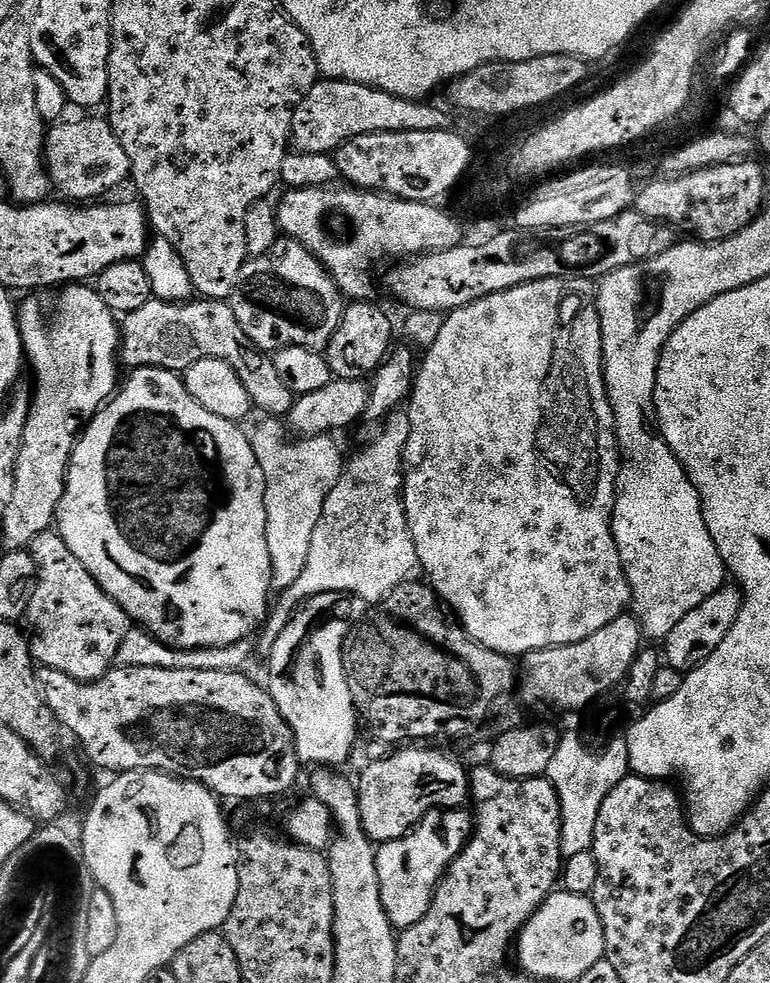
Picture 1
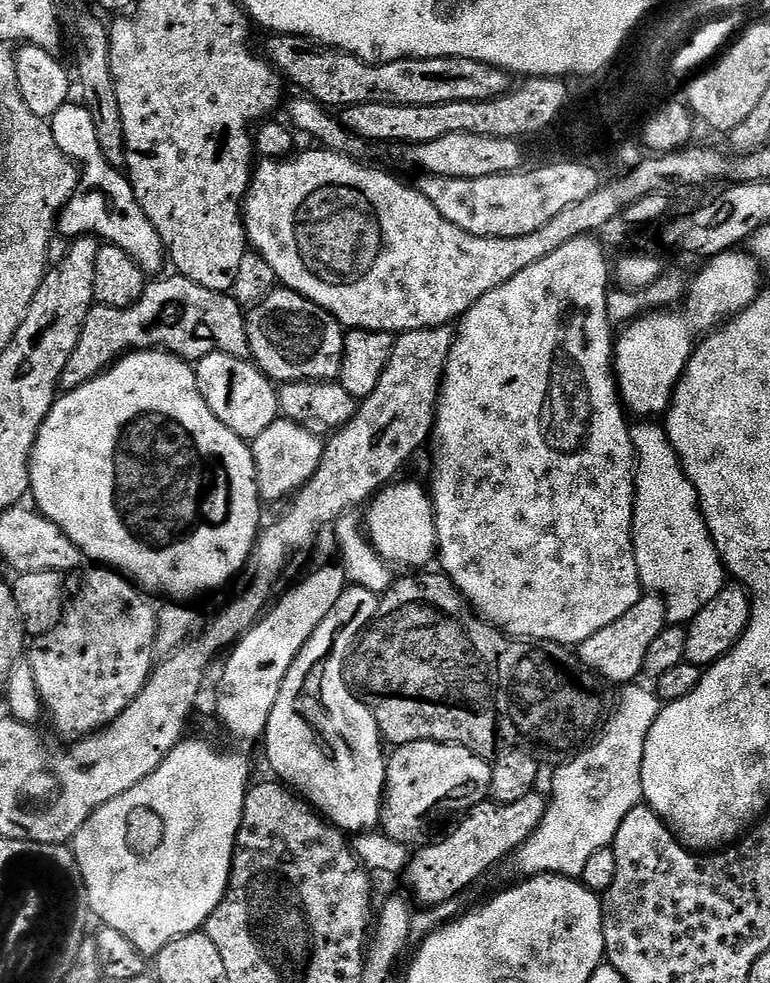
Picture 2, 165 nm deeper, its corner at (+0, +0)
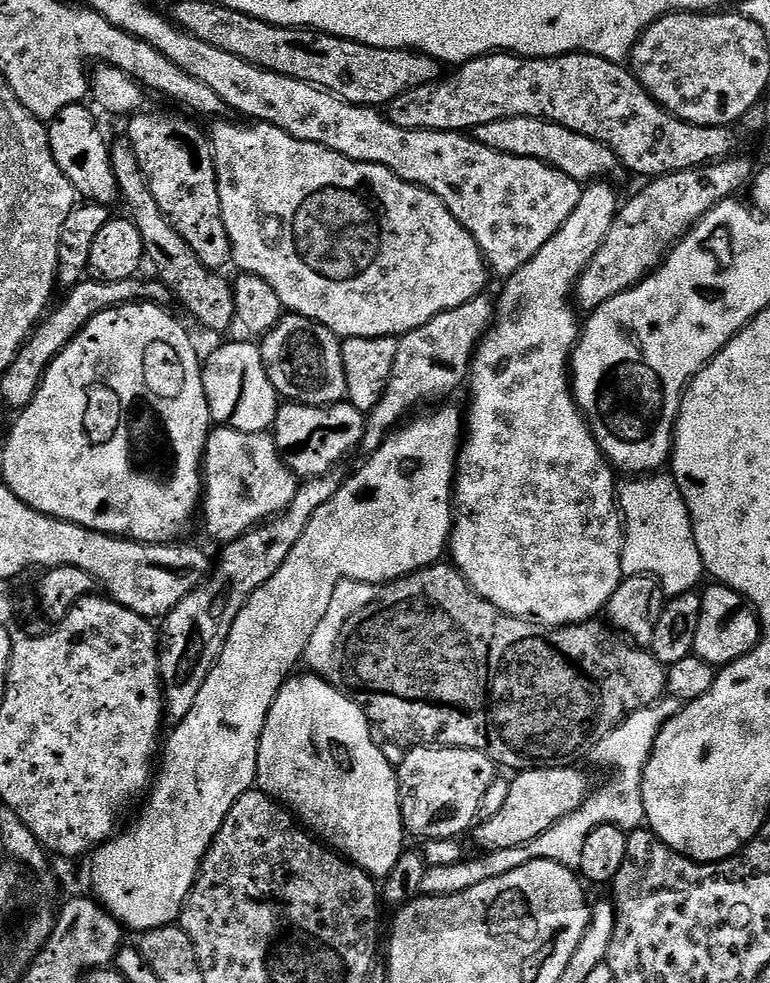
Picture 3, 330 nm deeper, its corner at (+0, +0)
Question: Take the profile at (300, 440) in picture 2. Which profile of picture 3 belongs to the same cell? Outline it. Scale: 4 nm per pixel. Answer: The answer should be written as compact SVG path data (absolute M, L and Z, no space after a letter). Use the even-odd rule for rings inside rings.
M216 426L208 433L202 465L202 512L204 528L219 542L236 540L253 528L277 517L292 504L298 487L298 478L288 469L276 448L275 439L263 432L239 432L233 428Z

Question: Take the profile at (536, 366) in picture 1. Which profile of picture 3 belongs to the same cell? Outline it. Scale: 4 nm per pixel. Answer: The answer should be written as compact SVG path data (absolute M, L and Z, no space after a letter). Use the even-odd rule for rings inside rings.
M592 184L589 188L587 185L581 191L574 214L566 218L558 234L550 238L550 242L546 242L546 246L538 250L535 258L526 262L526 266L519 268L515 276L511 277L509 284L512 285L508 288L508 296L512 300L520 300L520 305L513 312L506 313L501 320L499 317L488 329L487 336L481 340L475 356L472 357L470 369L472 405L469 406L468 412L466 408L466 439L458 457L458 475L454 480L454 525L450 556L453 556L451 559L455 567L459 568L461 574L468 579L468 585L479 596L486 598L504 612L509 612L511 616L531 618L549 626L583 624L591 621L591 616L596 616L599 612L601 615L607 609L612 595L618 590L620 581L625 577L622 570L624 526L618 507L618 476L608 459L604 457L603 450L596 444L570 387L570 357L573 355L576 341L580 339L582 324L579 319L576 321L576 312L568 305L567 300L567 296L573 295L576 281L580 279L594 254L598 254L598 250L604 245L604 239L610 234L612 223L616 221L617 211L616 192L610 185Z

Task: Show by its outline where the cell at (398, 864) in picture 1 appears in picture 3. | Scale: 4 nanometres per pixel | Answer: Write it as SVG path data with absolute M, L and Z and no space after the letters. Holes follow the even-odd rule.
M576 766L529 768L513 775L516 777L511 777L509 797L501 812L496 817L483 821L475 829L476 836L485 844L485 849L523 848L534 838L546 834L550 826L574 814L590 795L588 780L578 769Z

